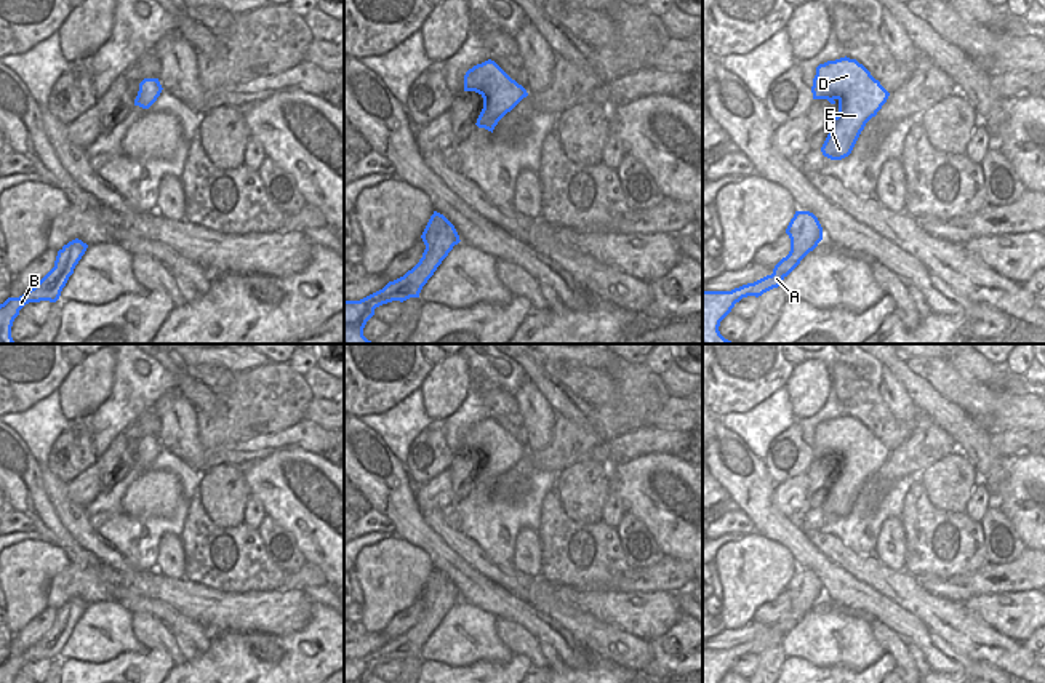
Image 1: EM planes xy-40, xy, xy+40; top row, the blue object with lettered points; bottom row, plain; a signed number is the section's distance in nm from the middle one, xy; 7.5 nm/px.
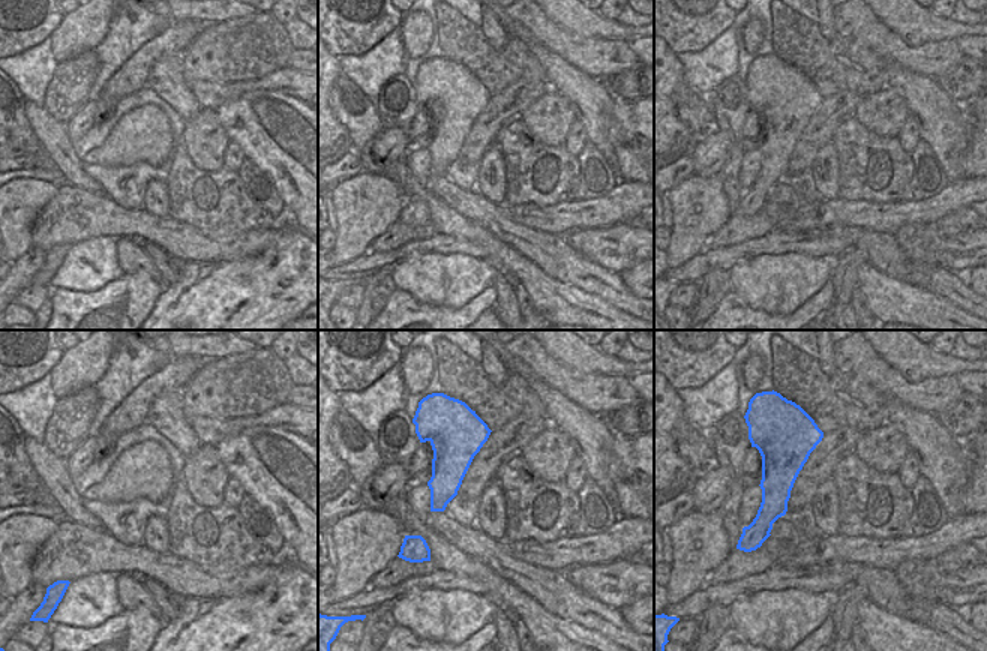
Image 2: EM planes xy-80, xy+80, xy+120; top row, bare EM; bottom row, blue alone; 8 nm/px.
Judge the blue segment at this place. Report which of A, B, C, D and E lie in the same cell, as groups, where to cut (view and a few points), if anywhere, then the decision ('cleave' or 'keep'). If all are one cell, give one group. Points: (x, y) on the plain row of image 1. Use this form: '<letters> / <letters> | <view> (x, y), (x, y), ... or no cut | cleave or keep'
A B C D E | no cut | keep

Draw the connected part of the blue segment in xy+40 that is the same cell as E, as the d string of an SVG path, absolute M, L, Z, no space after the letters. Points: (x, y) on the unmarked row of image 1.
M840 416L816 425L813 457L839 462L831 489L821 505L824 515L848 515L866 481L877 473L890 451L856 417Z

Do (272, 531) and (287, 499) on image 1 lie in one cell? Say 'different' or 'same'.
different

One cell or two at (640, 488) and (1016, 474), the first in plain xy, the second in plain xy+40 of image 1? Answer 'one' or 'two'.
one

